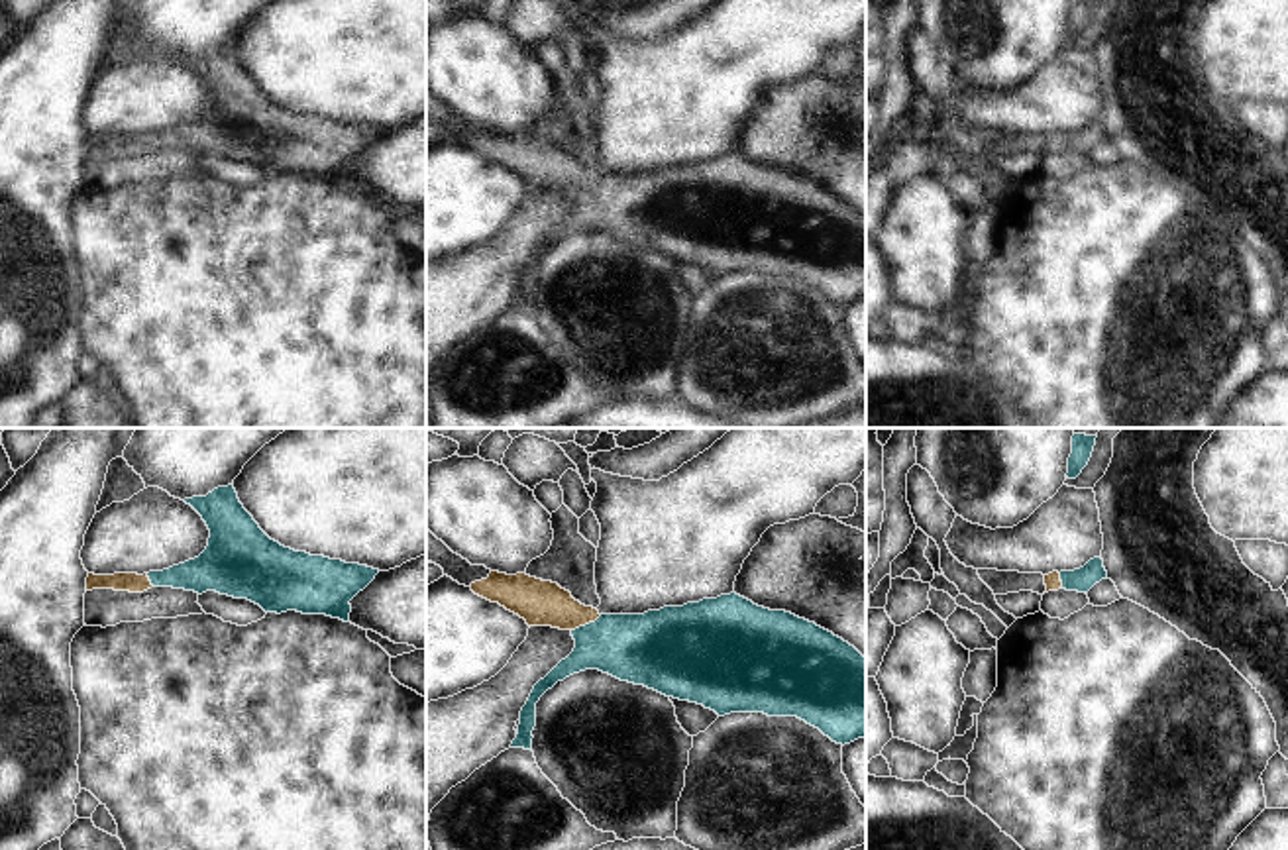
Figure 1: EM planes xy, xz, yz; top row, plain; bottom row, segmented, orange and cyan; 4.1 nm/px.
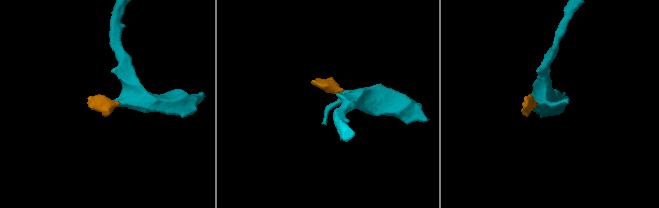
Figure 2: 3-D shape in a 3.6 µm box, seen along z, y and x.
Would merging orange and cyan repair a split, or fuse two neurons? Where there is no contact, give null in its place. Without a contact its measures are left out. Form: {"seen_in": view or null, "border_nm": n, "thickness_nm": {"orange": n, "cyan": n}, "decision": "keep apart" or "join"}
{"seen_in": "xz", "border_nm": 140, "thickness_nm": {"orange": 190, "cyan": 280}, "decision": "join"}

